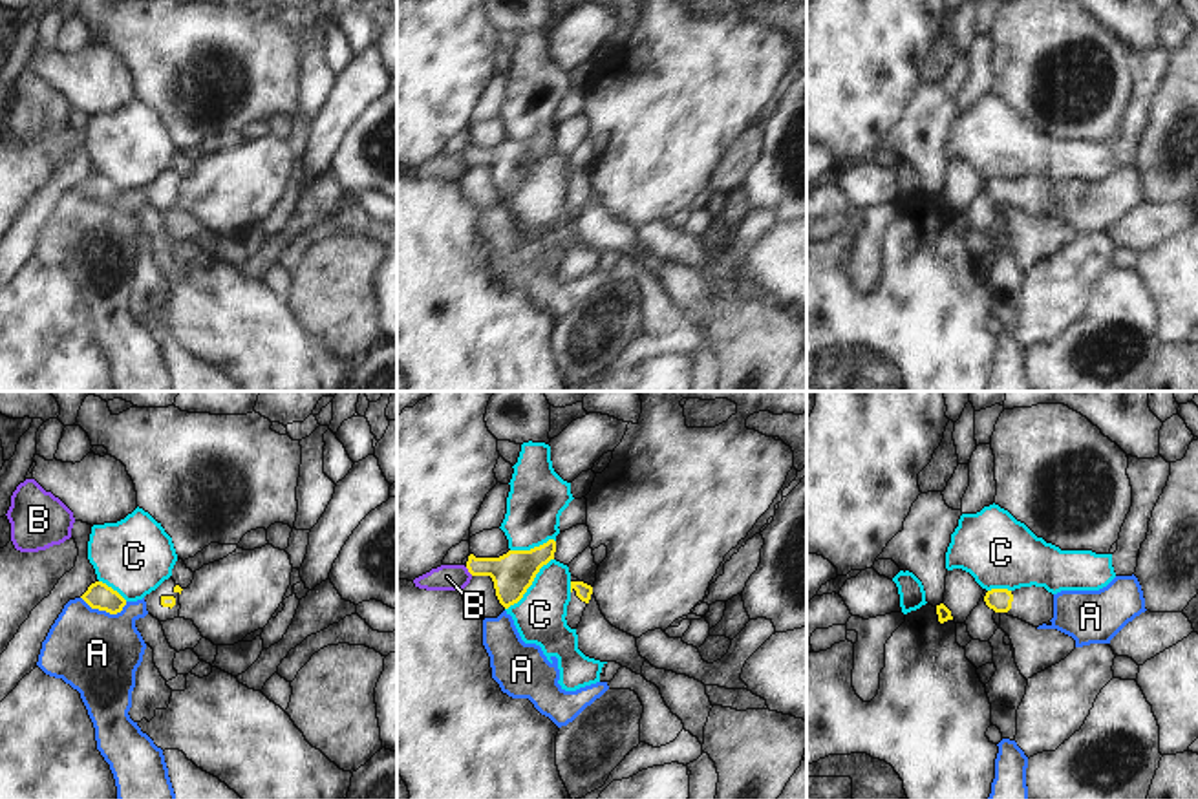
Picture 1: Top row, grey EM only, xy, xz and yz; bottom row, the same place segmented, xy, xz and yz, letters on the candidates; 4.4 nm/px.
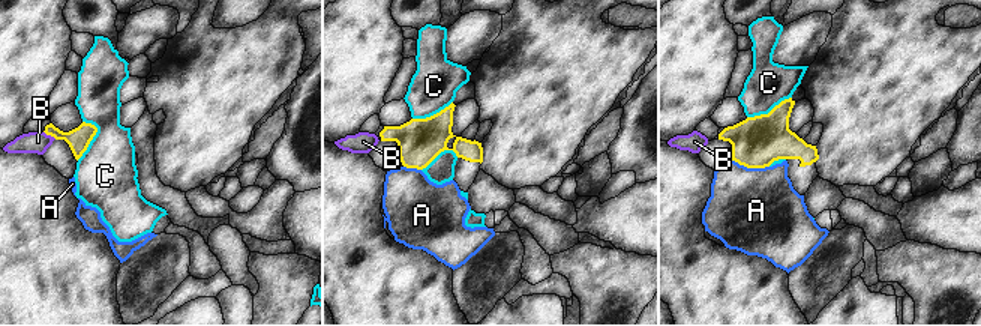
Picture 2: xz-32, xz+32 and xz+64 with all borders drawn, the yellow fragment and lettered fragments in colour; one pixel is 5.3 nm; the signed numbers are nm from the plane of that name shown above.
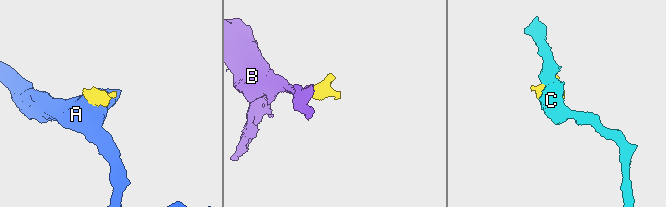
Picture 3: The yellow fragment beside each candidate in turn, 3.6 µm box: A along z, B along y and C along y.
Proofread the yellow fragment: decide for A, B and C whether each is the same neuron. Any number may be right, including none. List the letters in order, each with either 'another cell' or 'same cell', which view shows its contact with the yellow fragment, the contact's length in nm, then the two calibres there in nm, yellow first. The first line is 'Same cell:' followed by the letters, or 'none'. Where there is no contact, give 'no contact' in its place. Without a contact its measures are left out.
Same cell: none
A: another cell | xy | 220 nm | 120/360 nm
B: another cell | xz | 50 nm | 190/110 nm
C: another cell | xz | 320 nm | 190/220 nm

